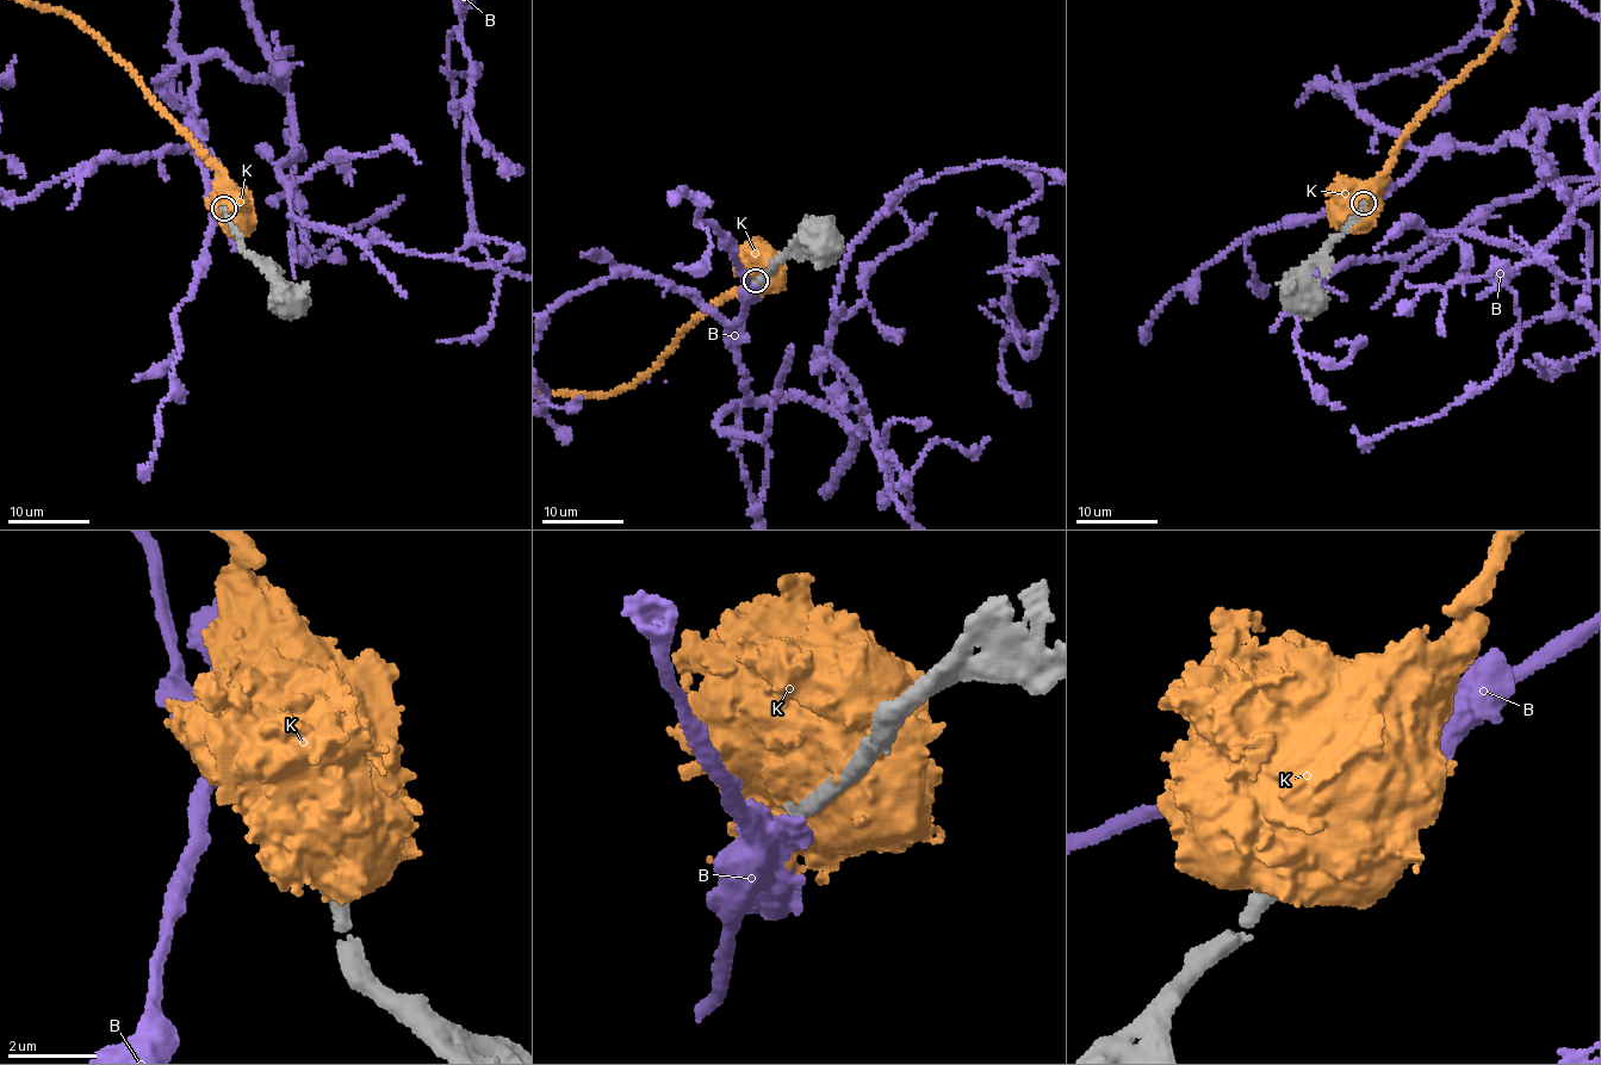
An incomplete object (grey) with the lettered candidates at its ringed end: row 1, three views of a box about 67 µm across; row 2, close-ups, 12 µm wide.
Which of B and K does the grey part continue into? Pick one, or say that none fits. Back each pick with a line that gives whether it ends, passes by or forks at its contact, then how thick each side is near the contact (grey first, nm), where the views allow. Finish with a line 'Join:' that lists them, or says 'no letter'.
Join: no letter

